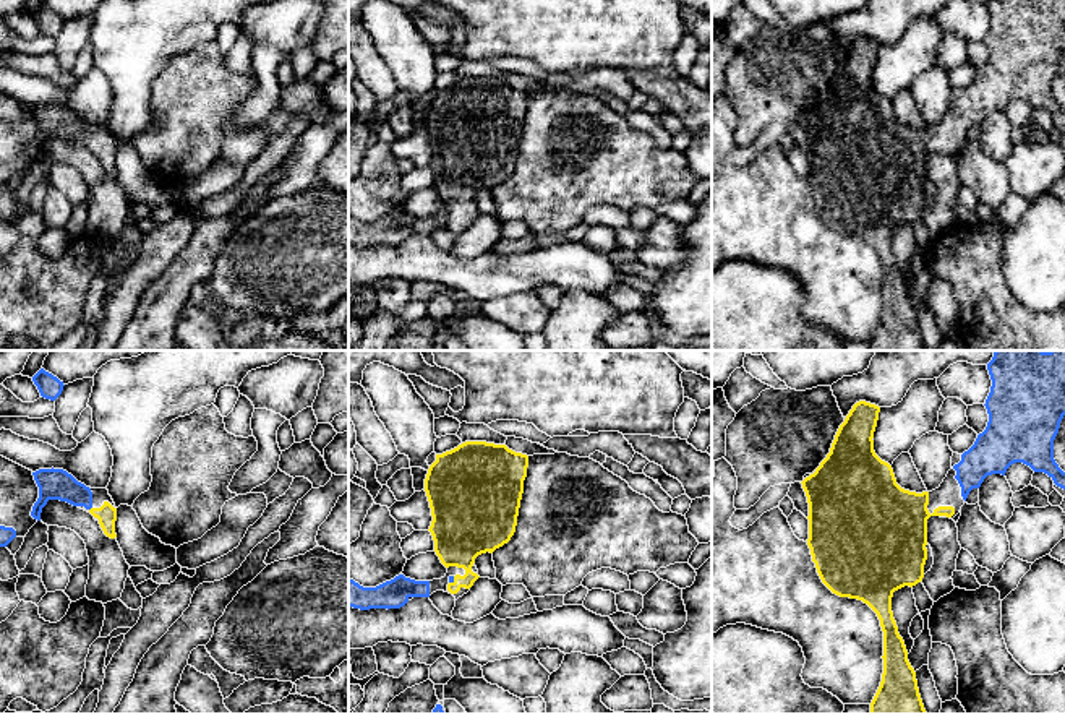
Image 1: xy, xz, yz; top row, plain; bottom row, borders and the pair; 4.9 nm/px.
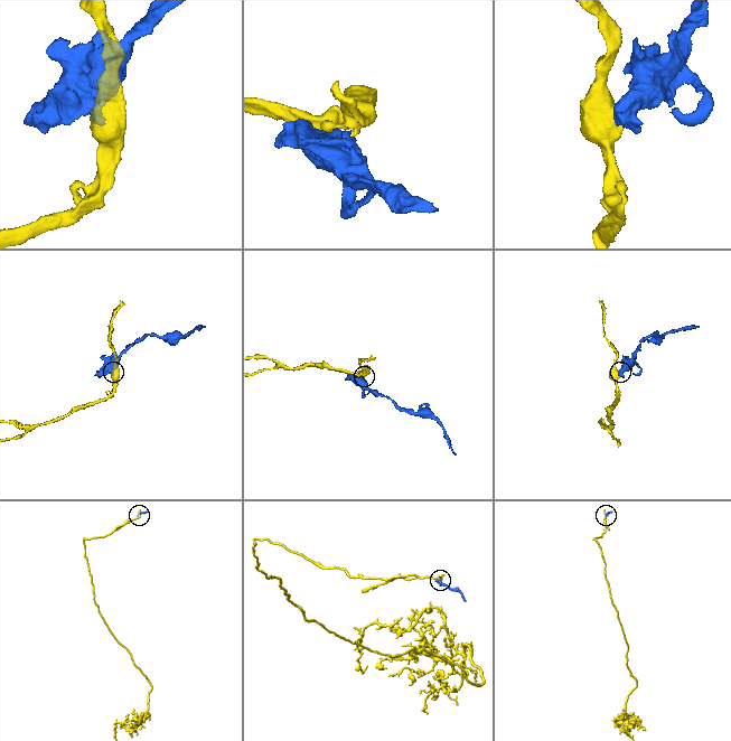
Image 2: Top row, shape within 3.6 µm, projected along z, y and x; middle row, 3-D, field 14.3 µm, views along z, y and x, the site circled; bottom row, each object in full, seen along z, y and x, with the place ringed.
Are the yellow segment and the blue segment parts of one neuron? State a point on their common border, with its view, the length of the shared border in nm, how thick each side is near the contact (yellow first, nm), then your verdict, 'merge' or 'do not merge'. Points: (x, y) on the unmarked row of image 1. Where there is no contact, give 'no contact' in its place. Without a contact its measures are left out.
xz (454, 216) | 50 nm | 280/30 nm | merge

